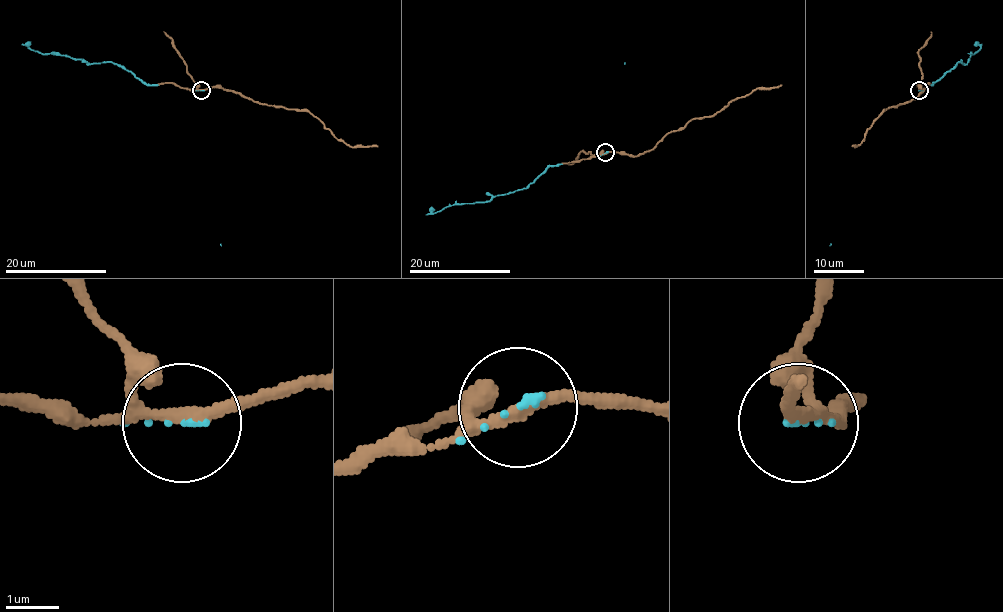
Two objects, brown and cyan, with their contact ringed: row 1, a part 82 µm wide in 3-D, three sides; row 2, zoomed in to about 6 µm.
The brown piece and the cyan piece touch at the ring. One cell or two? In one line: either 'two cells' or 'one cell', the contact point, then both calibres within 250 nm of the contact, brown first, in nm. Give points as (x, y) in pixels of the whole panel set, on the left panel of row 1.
one cell; place (201, 90); calibres 190 and 80 nm

